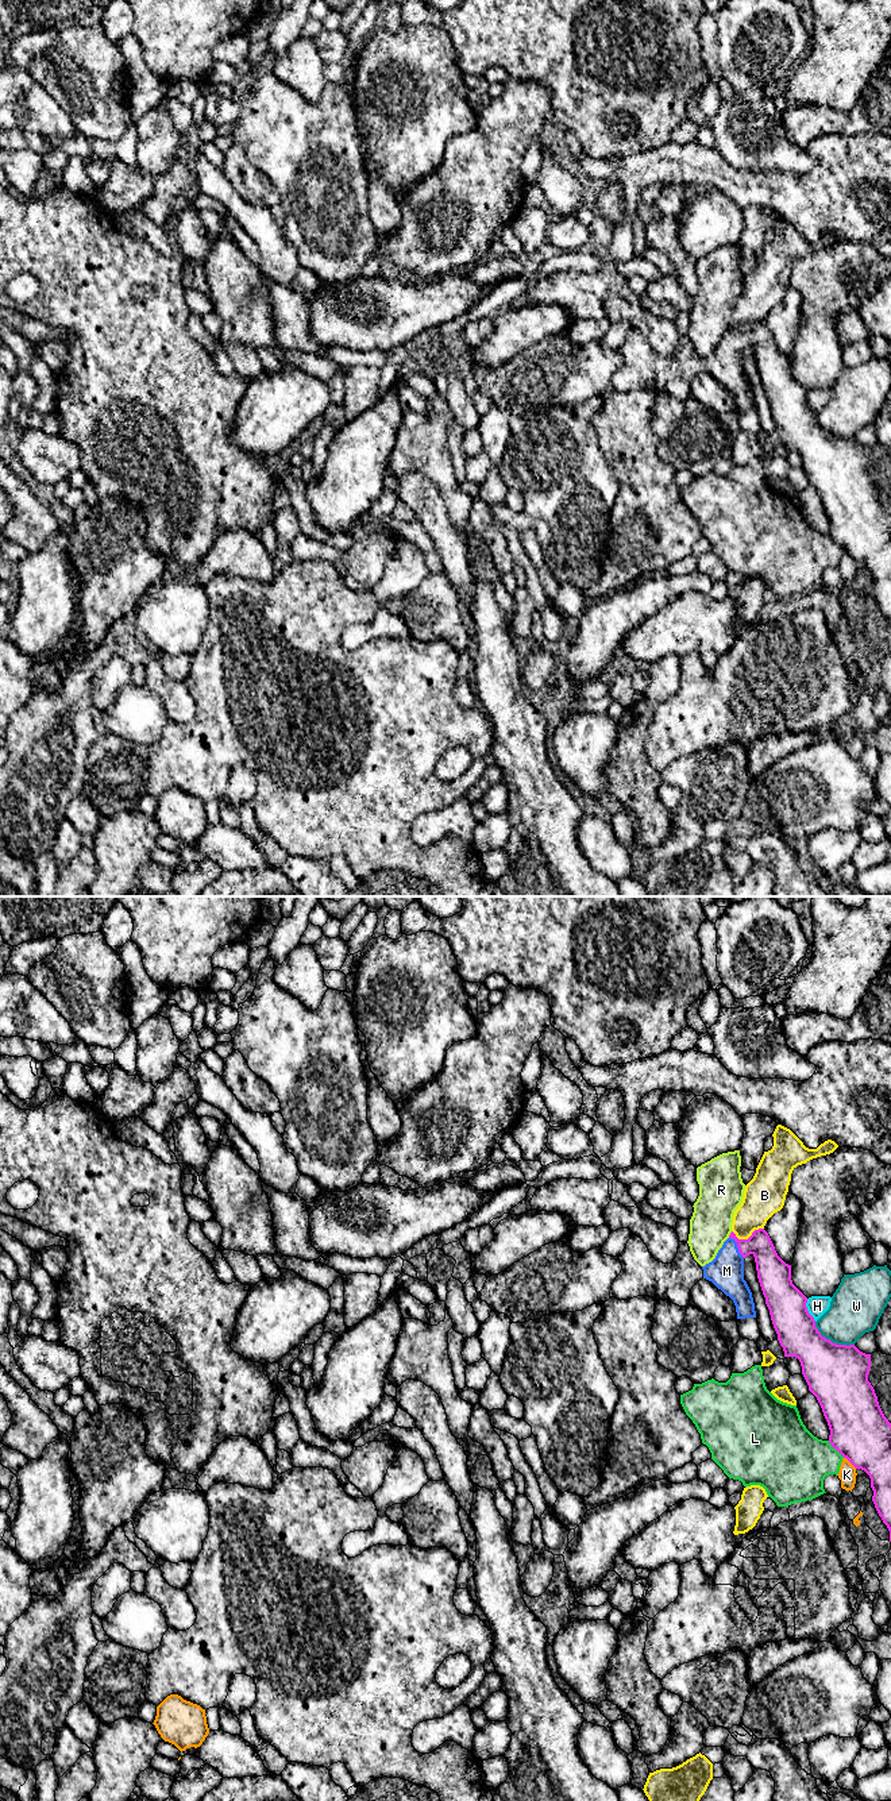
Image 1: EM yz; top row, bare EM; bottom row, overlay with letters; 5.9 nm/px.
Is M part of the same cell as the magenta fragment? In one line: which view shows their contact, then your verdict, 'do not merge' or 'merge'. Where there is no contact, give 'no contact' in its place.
yz | merge

